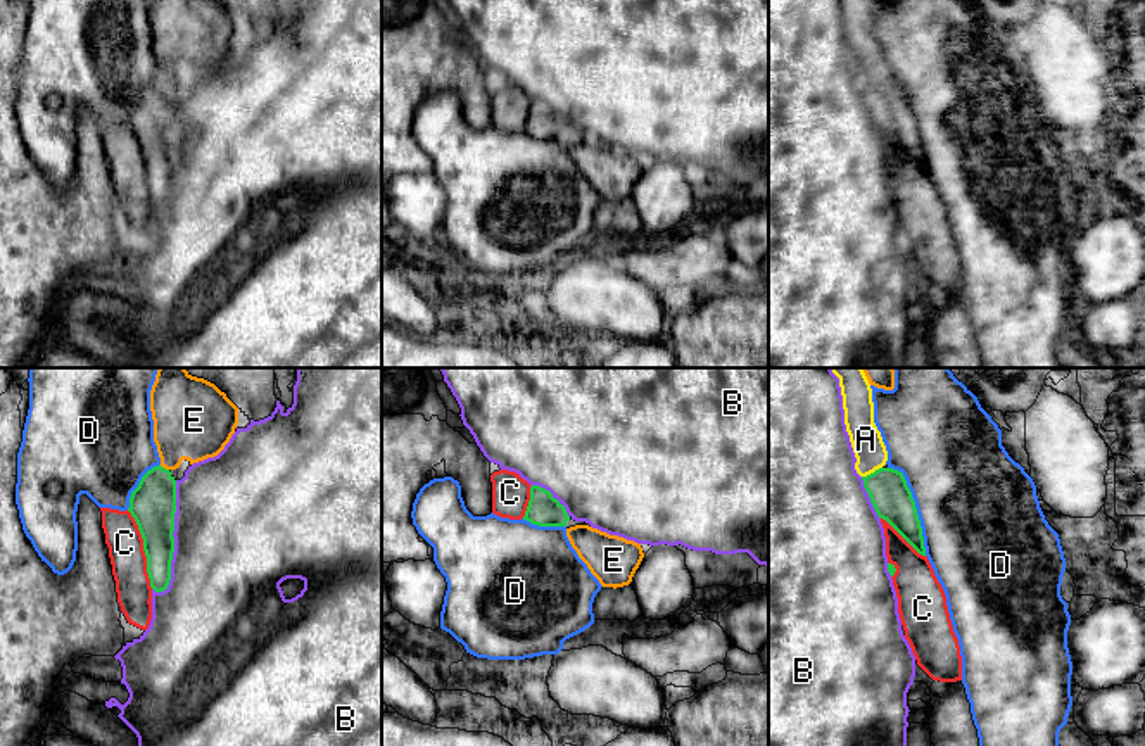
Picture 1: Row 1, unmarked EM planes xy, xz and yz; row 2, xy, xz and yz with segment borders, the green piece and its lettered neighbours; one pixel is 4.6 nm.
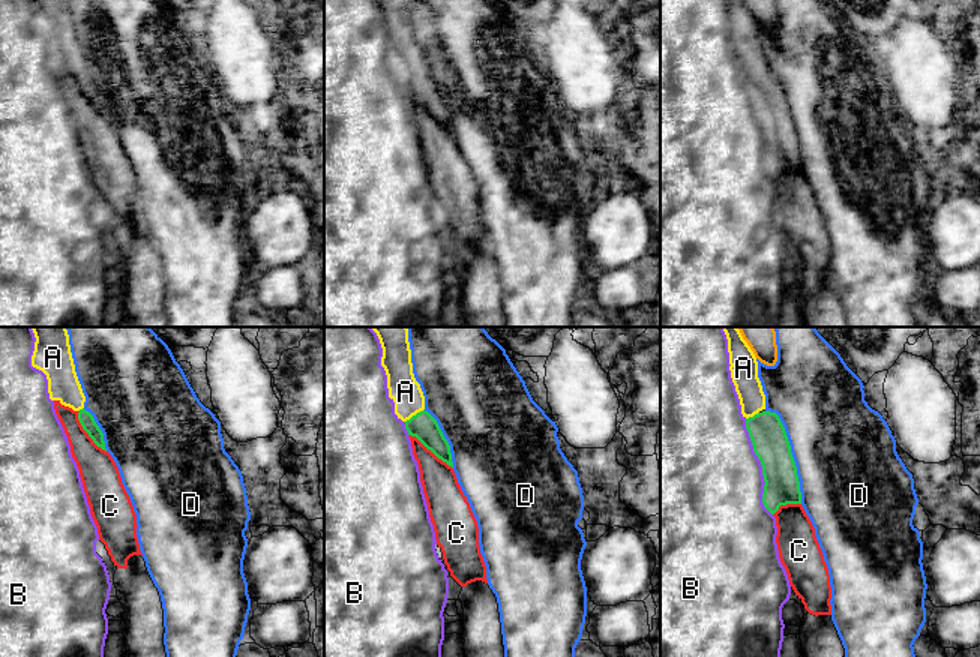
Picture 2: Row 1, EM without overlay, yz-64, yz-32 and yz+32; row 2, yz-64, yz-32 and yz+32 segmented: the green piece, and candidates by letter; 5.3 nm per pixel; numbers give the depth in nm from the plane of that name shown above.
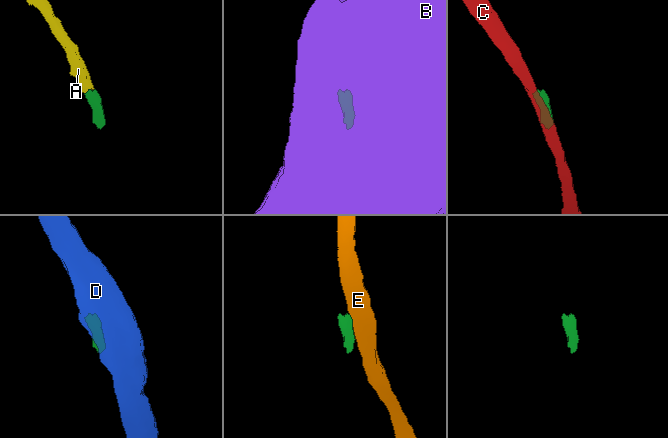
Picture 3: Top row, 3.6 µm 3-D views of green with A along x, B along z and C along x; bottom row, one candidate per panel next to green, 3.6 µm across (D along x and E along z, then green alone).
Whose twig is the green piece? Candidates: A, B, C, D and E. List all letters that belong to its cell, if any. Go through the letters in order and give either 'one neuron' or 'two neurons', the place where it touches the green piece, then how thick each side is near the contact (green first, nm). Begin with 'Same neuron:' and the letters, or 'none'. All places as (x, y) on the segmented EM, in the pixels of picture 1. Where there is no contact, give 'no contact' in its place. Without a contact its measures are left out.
Same neuron: A
A: one neuron; contact yz (871, 474); calibres 190 and 150 nm
B: two neurons; contact xy (173, 539); calibres 220 and 500 nm
C: two neurons; contact xy (144, 550); calibres 220 and 170 nm
D: two neurons; contact yz (916, 508); calibres 190 and 500 nm
E: two neurons; contact xy (164, 468); calibres 220 and 360 nm

